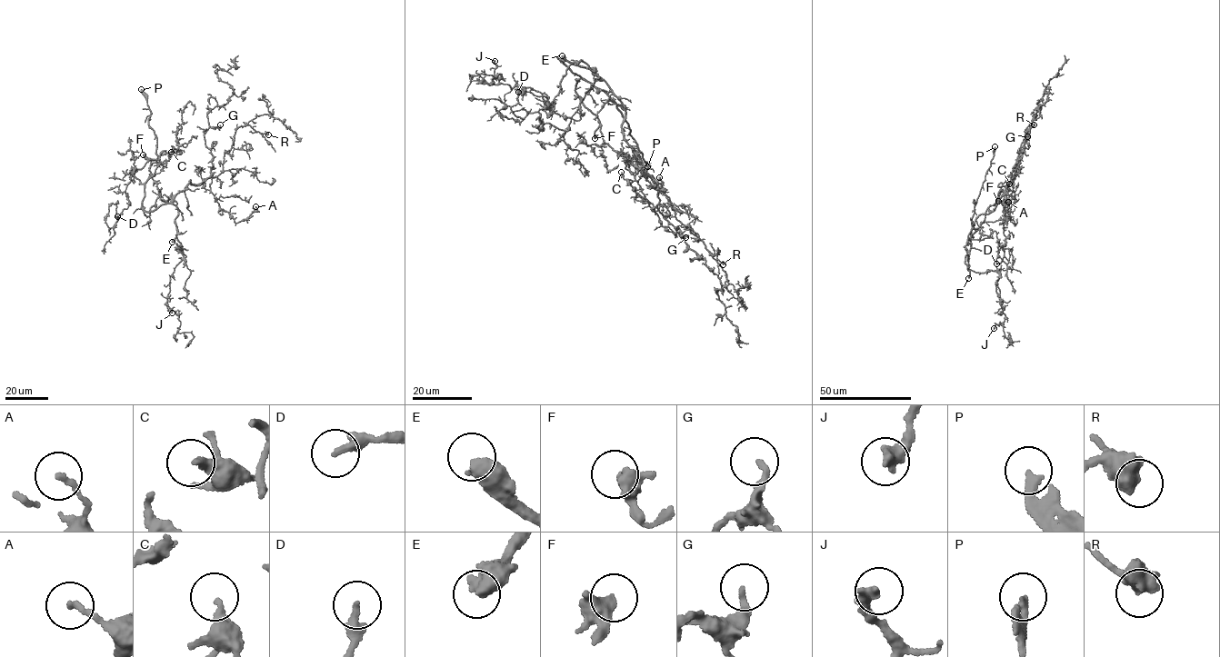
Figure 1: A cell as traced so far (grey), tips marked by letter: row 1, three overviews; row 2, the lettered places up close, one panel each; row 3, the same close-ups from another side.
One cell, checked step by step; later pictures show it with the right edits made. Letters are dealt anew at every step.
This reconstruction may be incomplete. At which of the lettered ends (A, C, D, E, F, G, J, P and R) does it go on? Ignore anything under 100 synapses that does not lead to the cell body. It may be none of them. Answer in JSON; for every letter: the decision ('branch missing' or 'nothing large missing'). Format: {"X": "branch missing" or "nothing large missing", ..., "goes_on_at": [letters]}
{"A": "nothing large missing", "C": "nothing large missing", "D": "nothing large missing", "E": "branch missing", "F": "branch missing", "G": "nothing large missing", "J": "nothing large missing", "P": "branch missing", "R": "nothing large missing", "goes_on_at": ["E", "F", "P"]}

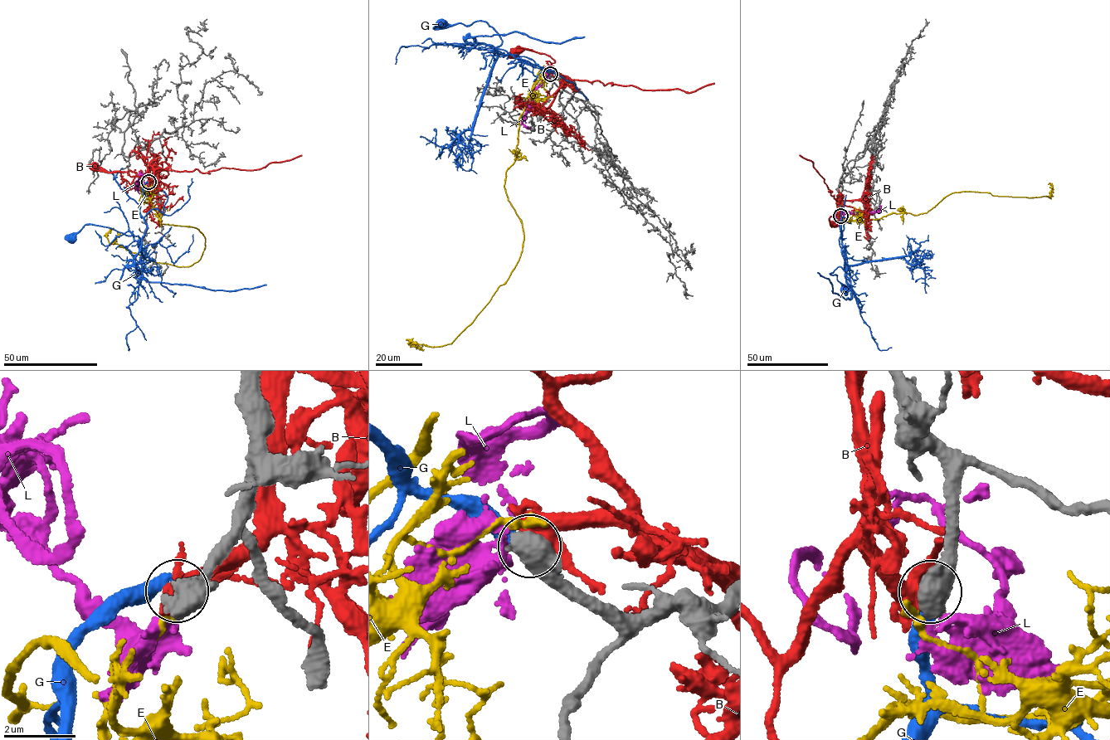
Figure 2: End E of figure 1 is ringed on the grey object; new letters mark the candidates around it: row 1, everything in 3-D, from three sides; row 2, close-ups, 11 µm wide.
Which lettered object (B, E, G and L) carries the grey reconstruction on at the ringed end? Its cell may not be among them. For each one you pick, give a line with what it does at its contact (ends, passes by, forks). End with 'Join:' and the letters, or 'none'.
Join: none

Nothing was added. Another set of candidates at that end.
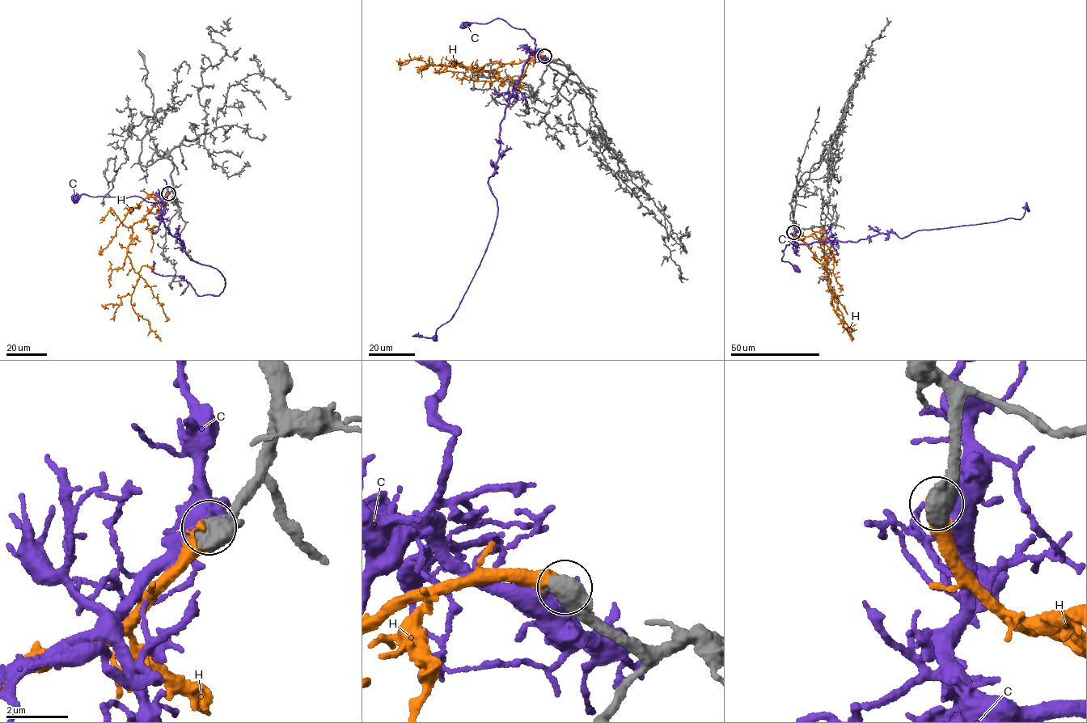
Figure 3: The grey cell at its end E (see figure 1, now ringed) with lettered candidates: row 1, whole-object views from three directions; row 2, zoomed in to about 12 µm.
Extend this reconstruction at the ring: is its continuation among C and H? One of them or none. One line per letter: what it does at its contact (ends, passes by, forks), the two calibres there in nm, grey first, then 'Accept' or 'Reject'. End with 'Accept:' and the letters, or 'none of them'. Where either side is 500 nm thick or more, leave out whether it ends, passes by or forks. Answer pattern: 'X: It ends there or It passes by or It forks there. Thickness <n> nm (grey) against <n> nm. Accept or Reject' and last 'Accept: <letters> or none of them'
C: Thickness 500 nm (grey) against 550 nm. Reject
H: Thickness 750 nm (grey) against 550 nm. Accept
Accept: H

